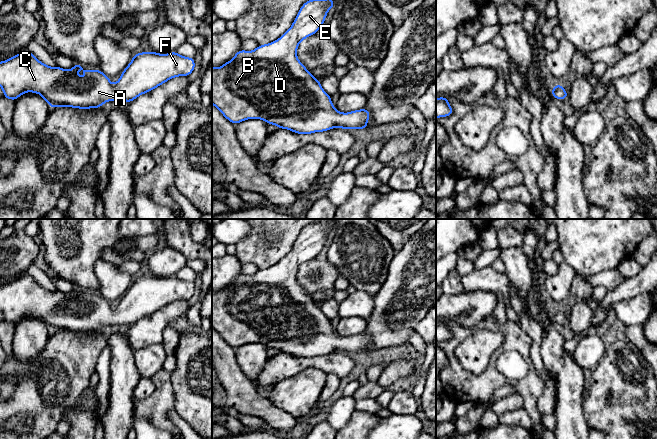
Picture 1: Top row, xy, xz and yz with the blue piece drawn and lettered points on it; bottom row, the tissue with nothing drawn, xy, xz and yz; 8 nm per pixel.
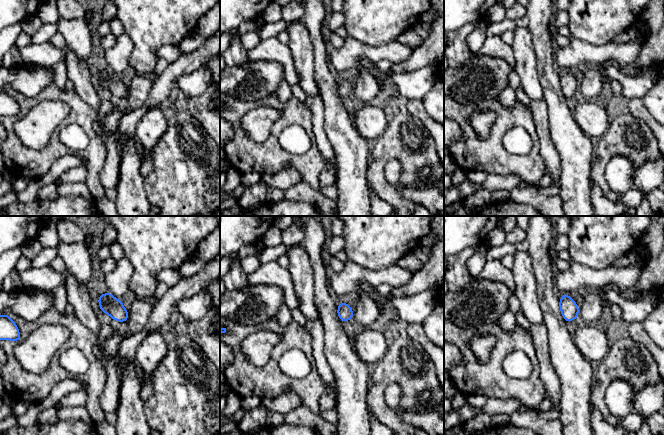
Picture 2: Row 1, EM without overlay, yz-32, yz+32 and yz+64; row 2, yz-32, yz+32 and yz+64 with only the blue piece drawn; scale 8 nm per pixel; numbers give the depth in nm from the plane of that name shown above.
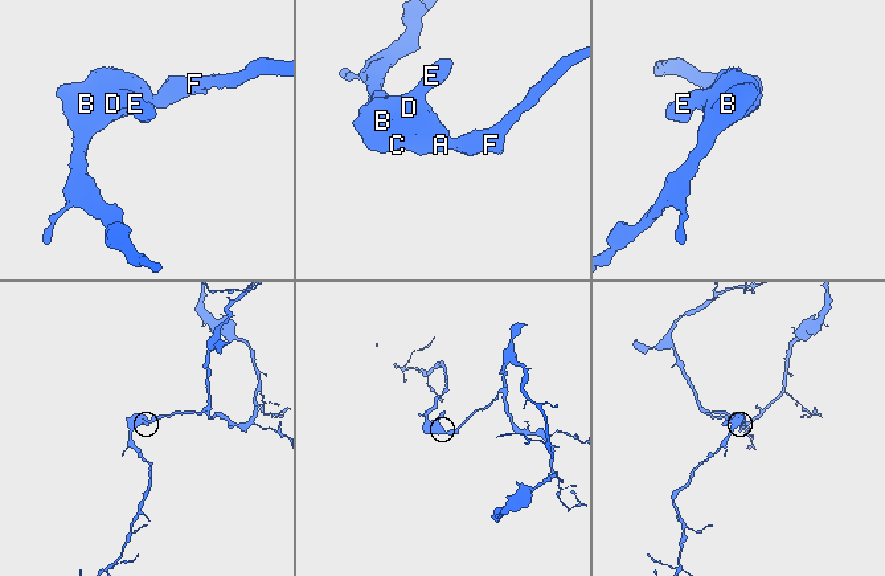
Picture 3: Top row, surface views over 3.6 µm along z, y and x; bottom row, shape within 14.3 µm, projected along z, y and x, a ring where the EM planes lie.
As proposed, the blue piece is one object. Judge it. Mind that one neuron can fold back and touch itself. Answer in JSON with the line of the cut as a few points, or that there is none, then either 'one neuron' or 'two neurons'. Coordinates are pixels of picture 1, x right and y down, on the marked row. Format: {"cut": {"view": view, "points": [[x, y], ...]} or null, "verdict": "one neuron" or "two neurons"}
{"cut": null, "verdict": "one neuron"}

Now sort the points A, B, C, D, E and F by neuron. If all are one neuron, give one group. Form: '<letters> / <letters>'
A B C D E F

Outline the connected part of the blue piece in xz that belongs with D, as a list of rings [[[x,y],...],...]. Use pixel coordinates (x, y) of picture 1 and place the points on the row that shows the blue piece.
[[[308,0],[305,2],[291,27],[277,40],[259,45],[252,51],[239,50],[234,57],[218,68],[212,67],[212,104],[222,115],[237,125],[248,119],[262,119],[281,129],[297,134],[325,132],[335,127],[348,129],[366,129],[370,112],[365,108],[348,113],[339,112],[332,104],[331,96],[297,57],[298,45],[307,37],[314,35],[324,24],[328,11],[334,8],[333,0]]]

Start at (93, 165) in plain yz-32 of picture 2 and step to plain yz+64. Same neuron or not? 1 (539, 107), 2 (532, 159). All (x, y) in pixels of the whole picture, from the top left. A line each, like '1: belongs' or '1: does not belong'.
1: does not belong
2: belongs

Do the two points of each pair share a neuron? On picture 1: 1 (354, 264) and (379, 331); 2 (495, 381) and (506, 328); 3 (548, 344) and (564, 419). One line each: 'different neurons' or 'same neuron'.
1: different neurons
2: same neuron
3: same neuron

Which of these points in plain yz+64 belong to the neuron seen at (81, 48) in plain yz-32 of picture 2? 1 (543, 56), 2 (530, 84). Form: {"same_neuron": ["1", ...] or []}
{"same_neuron": ["2"]}

